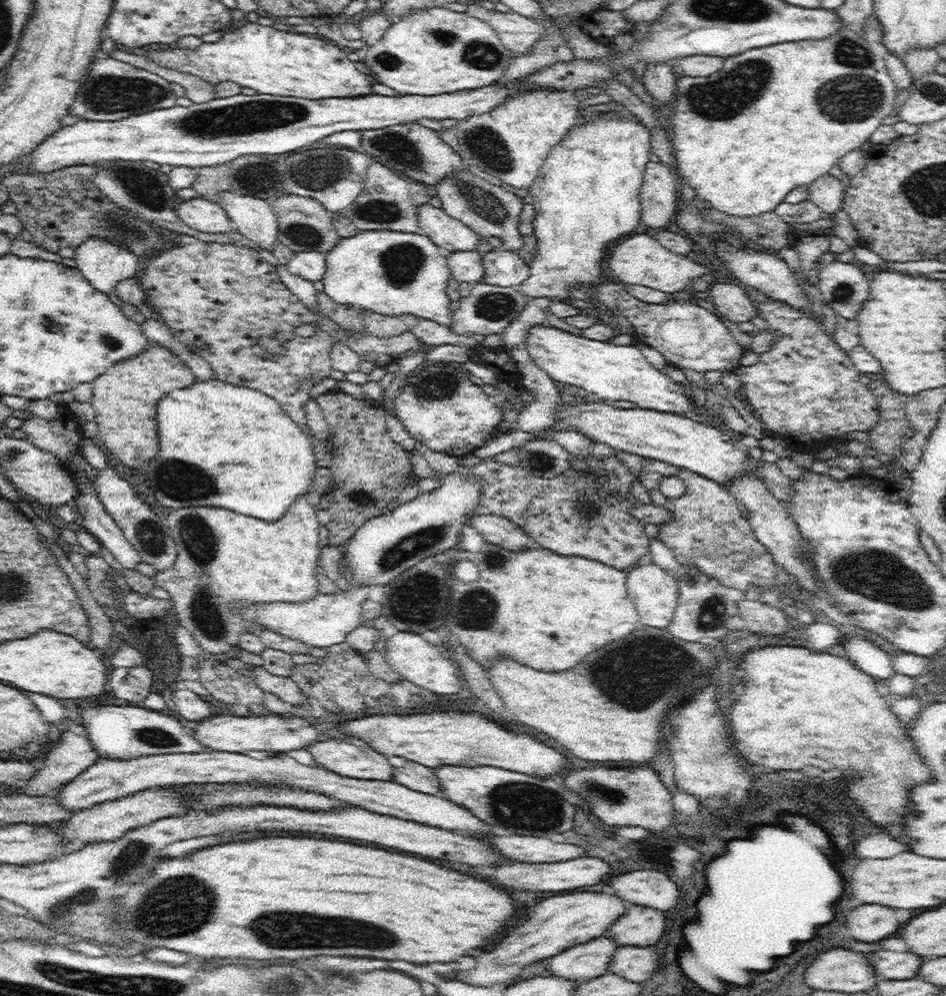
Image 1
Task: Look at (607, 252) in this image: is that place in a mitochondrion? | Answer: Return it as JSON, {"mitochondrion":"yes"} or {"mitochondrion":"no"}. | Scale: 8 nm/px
{"mitochondrion":"no"}

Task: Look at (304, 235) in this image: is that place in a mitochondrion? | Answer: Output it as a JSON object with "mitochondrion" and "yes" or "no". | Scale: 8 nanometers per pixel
{"mitochondrion":"yes"}

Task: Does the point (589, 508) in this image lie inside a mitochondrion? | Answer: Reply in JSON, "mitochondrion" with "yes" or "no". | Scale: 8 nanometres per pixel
{"mitochondrion":"yes"}

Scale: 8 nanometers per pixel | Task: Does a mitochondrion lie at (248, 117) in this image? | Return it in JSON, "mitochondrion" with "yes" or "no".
{"mitochondrion":"yes"}

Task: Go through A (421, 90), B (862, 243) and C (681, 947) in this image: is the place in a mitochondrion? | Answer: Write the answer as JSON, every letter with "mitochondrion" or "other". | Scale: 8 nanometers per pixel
{"A":"other","B":"other","C":"other"}

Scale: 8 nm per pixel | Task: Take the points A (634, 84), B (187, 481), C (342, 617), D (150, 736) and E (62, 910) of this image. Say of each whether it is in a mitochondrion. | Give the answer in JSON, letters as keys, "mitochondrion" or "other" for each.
{"A":"other","B":"mitochondrion","C":"other","D":"mitochondrion","E":"mitochondrion"}

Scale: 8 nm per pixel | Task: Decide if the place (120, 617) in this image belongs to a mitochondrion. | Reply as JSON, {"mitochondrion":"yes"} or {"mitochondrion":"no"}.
{"mitochondrion":"no"}

